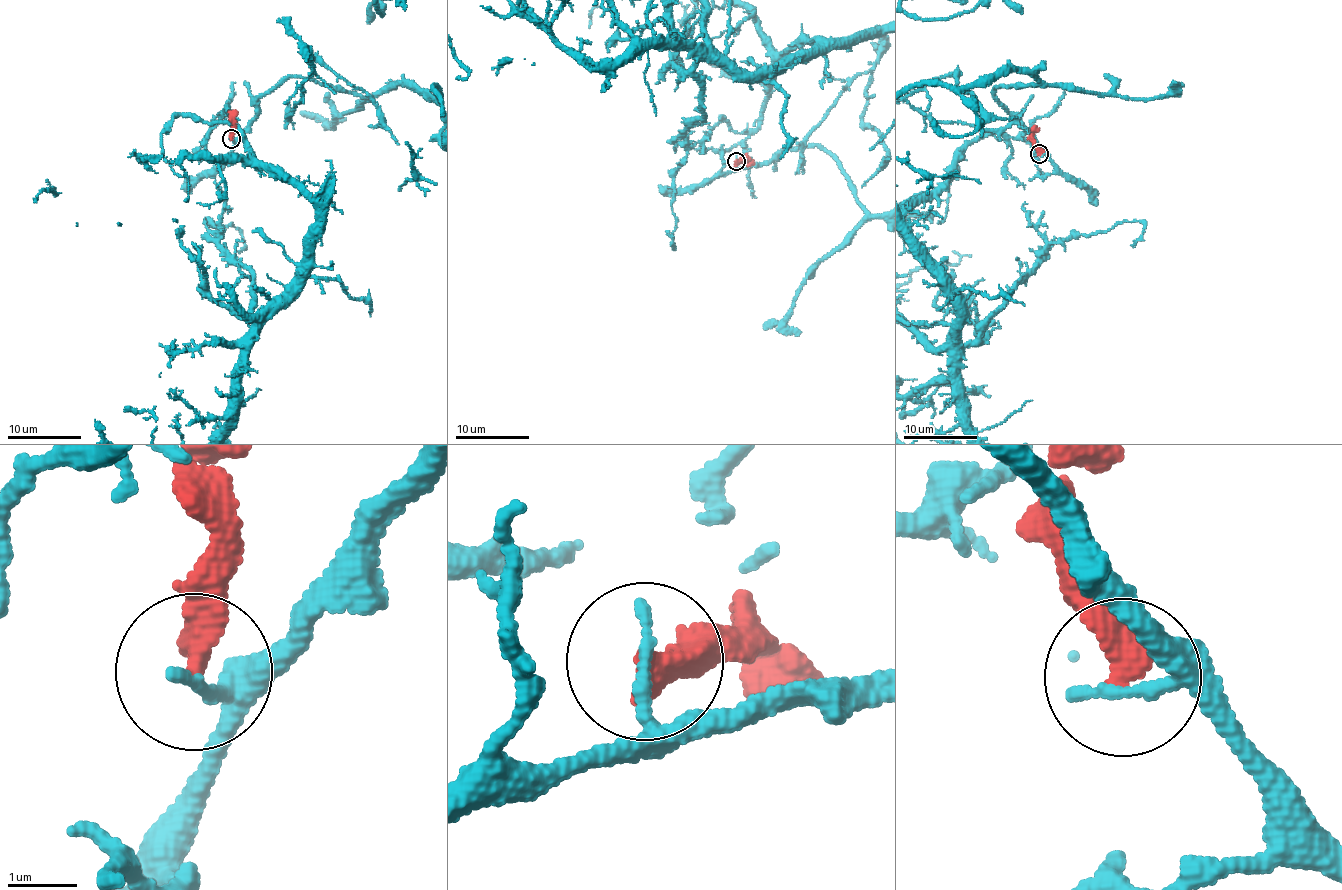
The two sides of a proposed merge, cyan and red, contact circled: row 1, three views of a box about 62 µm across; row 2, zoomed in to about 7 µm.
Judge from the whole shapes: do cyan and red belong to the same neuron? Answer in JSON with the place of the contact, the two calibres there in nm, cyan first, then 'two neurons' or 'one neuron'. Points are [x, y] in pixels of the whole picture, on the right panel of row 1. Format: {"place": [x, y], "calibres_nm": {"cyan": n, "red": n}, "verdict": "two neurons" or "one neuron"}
{"place": [1039, 154], "calibres_nm": {"cyan": 190, "red": 480}, "verdict": "two neurons"}

